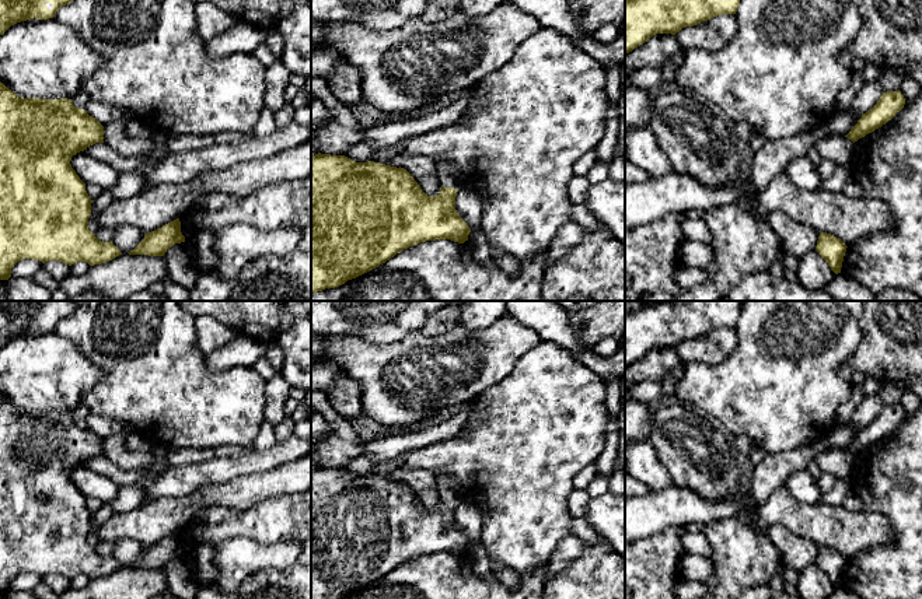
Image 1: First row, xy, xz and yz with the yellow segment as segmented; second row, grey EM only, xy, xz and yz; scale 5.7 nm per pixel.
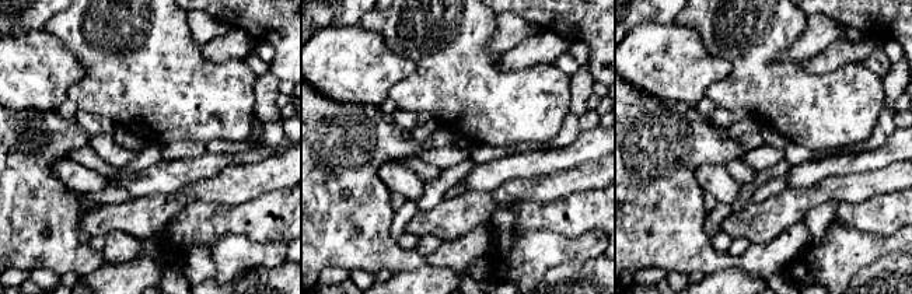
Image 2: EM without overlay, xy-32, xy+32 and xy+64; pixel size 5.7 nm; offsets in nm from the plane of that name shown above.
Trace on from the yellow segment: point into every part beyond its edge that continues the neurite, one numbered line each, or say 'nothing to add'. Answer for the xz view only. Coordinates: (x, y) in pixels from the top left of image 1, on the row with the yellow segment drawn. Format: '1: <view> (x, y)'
1: xz (447, 174)

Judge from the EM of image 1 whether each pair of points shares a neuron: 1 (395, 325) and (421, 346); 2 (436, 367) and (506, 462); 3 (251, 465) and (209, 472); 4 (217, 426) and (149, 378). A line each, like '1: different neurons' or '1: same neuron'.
1: different neurons
2: different neurons
3: same neuron
4: same neuron

